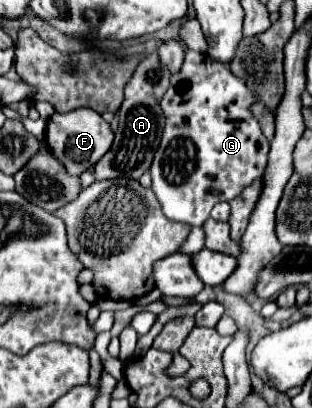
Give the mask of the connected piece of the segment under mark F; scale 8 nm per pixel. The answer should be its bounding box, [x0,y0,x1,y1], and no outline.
[44,107,114,177]

